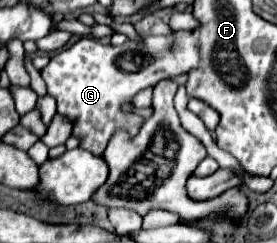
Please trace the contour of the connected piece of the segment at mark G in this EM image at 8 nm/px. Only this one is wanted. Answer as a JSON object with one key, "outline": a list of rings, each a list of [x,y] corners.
{"outline":[[[174,30],[168,36],[148,36],[148,42],[144,44],[126,40],[122,48],[104,46],[92,38],[80,38],[50,60],[42,70],[42,78],[46,80],[48,94],[58,98],[58,114],[68,118],[74,126],[74,134],[82,138],[80,146],[102,156],[116,130],[124,128],[134,134],[142,126],[142,118],[122,112],[120,104],[130,102],[136,92],[156,86],[160,80],[188,74],[198,68],[198,64],[200,56],[194,30]]]}

